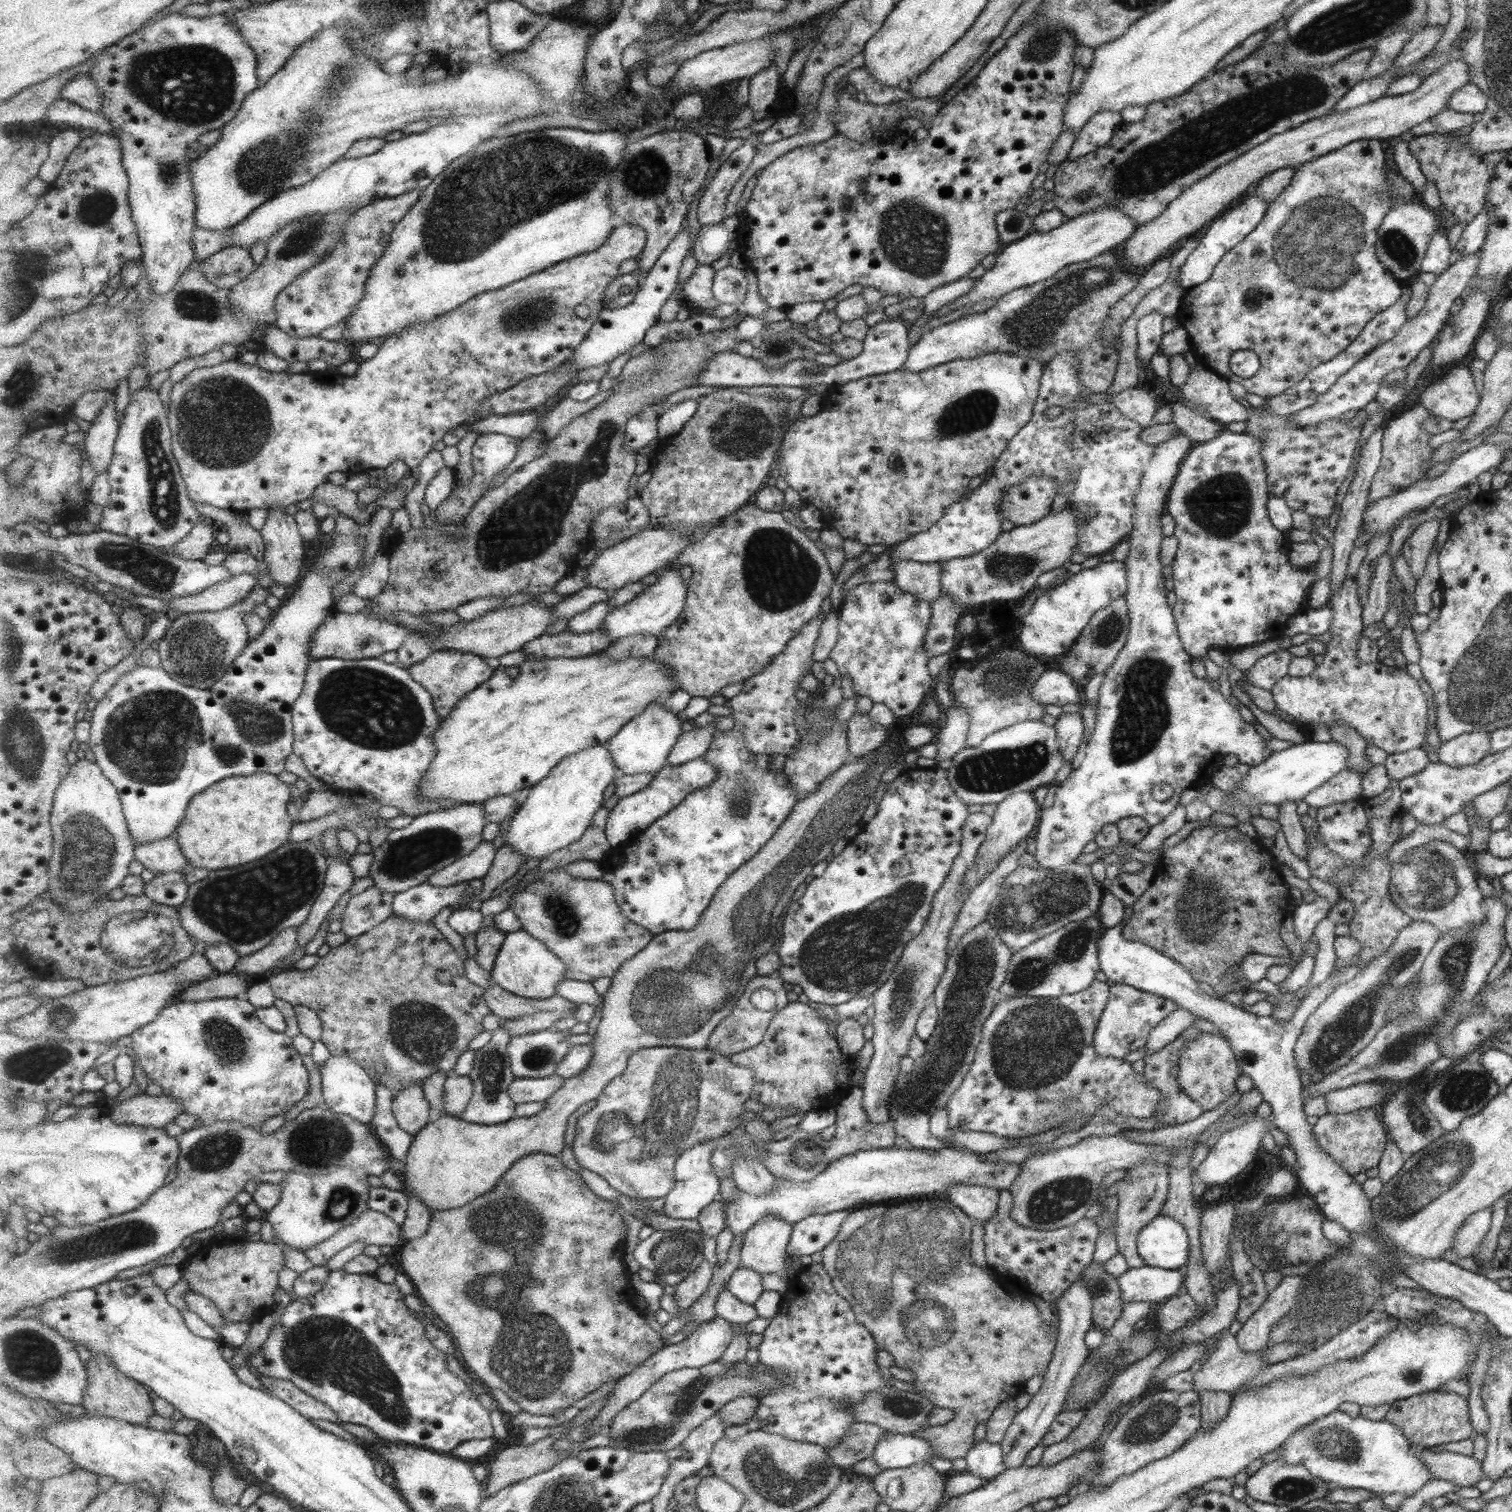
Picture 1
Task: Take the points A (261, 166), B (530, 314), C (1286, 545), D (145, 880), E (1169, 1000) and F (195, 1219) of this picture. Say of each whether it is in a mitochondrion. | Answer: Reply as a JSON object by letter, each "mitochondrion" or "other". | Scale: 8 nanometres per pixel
{"A":"mitochondrion","B":"mitochondrion","C":"other","D":"other","E":"other","F":"other"}

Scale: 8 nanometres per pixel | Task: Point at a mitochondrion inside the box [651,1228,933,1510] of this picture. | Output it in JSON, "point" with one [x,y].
{"point":[763,1470]}

